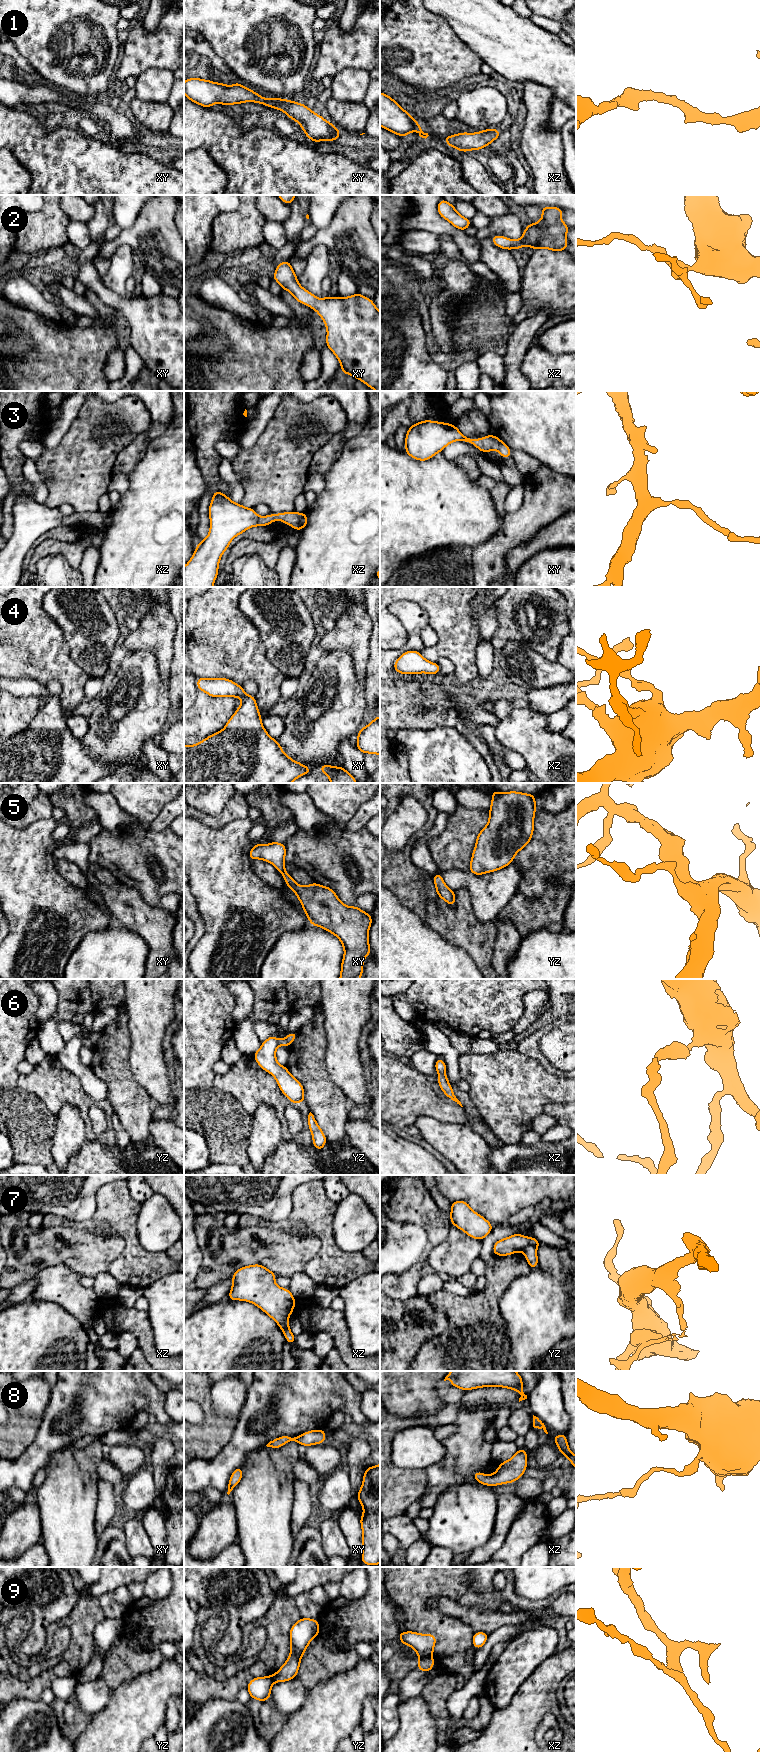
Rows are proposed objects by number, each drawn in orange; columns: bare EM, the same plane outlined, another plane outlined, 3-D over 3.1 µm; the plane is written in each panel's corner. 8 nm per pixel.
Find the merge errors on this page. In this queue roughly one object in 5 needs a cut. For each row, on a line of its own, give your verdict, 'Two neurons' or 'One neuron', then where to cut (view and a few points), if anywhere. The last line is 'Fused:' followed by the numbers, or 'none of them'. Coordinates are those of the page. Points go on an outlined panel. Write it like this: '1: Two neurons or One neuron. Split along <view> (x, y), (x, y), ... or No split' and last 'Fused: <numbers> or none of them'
1: One neuron. No split
2: One neuron. No split
3: One neuron. No split
4: One neuron. No split
5: One neuron. No split
6: One neuron. No split
7: Two neurons. Split along yz (536, 1247), (527, 1246), (522, 1251)
8: One neuron. No split
9: Two neurons. Split along xz (431, 1656), (419, 1658)
Fused: 7, 9

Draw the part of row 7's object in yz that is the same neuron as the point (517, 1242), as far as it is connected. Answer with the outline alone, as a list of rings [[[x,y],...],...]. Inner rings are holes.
[[[516,1233],[512,1236],[496,1241],[493,1246],[493,1253],[498,1256],[507,1256],[519,1251],[523,1252],[528,1246],[534,1246],[537,1248],[540,1244],[541,1242],[533,1237],[526,1237]]]

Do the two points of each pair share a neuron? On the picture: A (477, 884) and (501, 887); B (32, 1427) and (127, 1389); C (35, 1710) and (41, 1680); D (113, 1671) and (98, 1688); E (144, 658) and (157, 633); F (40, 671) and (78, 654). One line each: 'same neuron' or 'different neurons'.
A: same neuron
B: different neurons
C: different neurons
D: different neurons
E: different neurons
F: different neurons

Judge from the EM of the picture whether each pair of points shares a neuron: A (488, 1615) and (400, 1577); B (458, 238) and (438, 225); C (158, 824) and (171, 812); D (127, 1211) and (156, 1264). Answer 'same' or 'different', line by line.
A: different
B: same
C: same
D: same

